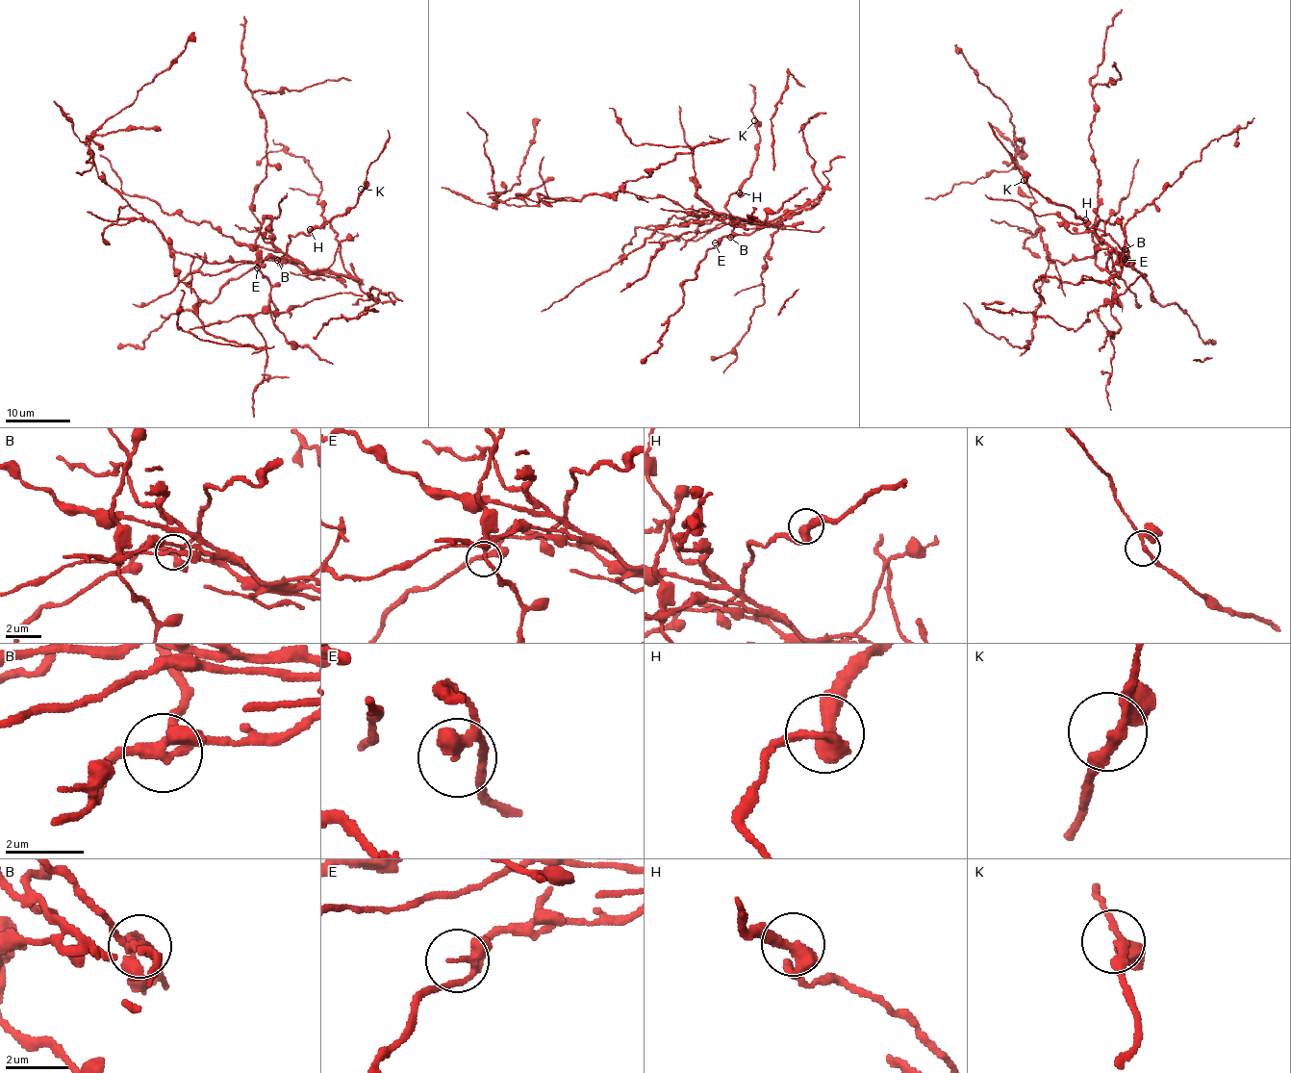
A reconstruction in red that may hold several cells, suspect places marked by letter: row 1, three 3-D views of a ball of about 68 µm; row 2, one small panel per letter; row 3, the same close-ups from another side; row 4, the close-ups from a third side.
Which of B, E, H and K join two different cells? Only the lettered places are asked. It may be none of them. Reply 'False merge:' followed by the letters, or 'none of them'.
False merge: B

